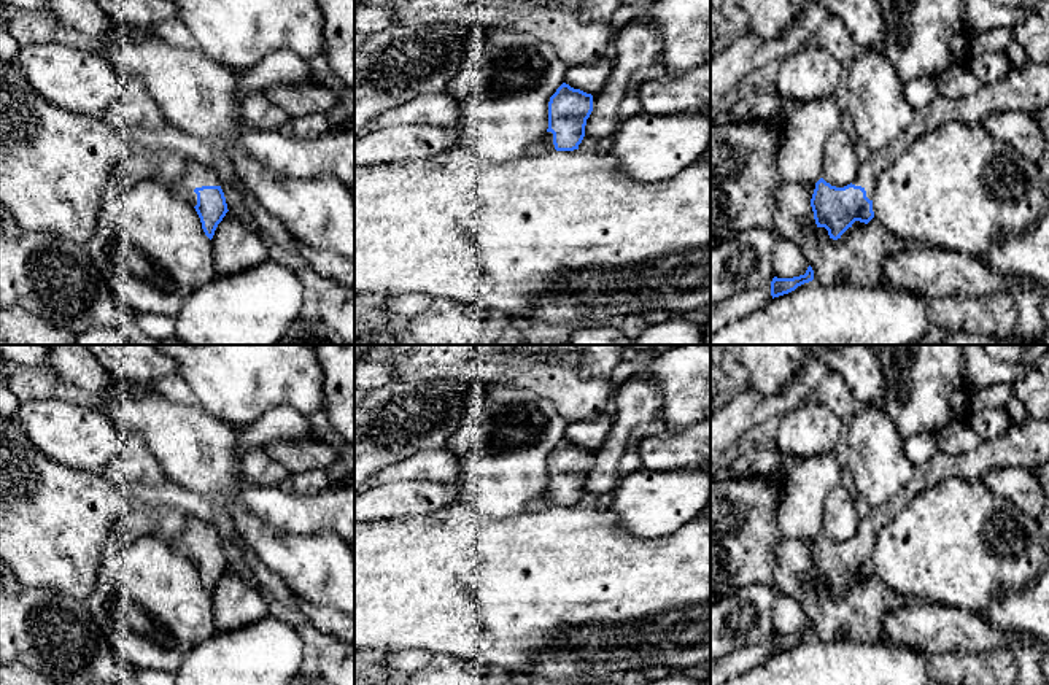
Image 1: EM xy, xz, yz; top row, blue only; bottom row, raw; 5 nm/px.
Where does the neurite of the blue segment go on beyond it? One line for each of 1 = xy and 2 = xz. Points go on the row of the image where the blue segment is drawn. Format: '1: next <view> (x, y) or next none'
1: next xy (194, 174)
2: next xz (545, 143)

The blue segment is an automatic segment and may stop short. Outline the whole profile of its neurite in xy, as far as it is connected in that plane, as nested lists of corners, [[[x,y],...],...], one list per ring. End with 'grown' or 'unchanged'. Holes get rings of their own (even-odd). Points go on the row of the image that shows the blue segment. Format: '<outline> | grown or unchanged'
[[[189,159],[175,181],[168,184],[178,199],[195,208],[202,229],[210,240],[213,238],[218,224],[229,211],[221,183],[223,178],[213,167]]] | grown

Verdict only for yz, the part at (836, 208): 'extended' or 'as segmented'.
extended

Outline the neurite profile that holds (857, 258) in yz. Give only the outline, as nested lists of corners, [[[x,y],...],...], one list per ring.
[[[782,178],[774,192],[772,230],[804,253],[814,280],[822,286],[888,286],[884,277],[885,259],[917,242],[892,235],[874,218],[868,224],[855,221],[833,240],[825,227],[815,224],[811,207],[814,189],[812,183],[792,183]]]

